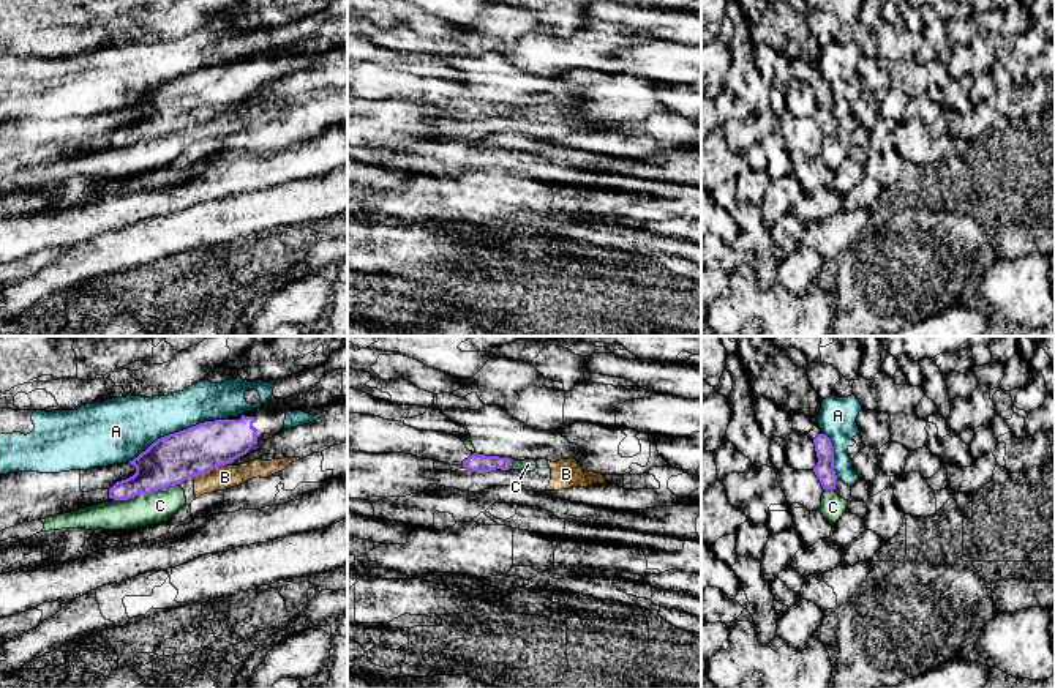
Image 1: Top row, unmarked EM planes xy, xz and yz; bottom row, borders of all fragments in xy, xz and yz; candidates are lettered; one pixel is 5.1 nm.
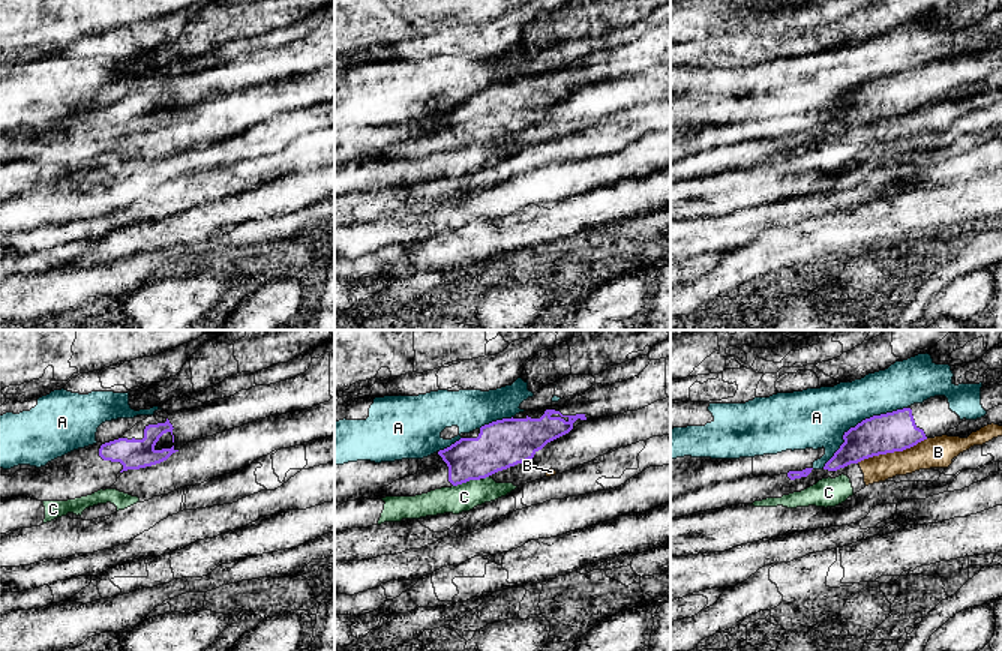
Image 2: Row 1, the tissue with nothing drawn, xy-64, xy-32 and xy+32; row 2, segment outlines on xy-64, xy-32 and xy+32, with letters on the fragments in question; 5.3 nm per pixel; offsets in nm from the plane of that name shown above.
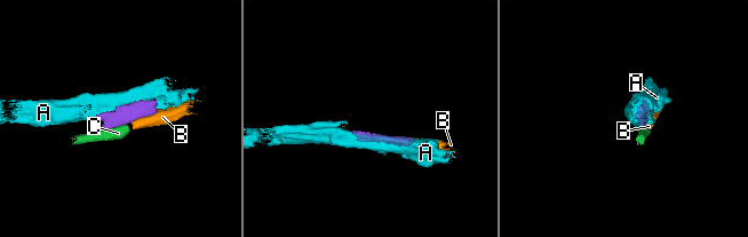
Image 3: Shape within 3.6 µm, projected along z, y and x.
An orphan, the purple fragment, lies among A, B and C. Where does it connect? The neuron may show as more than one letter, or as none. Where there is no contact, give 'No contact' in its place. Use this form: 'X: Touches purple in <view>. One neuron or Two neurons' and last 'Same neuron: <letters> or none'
A: Touches purple in xy. Two neurons
B: Touches purple in xy. Two neurons
C: Touches purple in xy. Two neurons
Same neuron: none

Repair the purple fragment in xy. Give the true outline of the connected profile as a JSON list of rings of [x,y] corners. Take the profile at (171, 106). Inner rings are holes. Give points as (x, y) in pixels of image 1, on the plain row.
[[[254,55],[226,66],[204,68],[164,82],[130,107],[136,120],[111,136],[84,139],[85,150],[128,147],[177,133],[246,101],[253,92],[284,77],[286,55]]]

